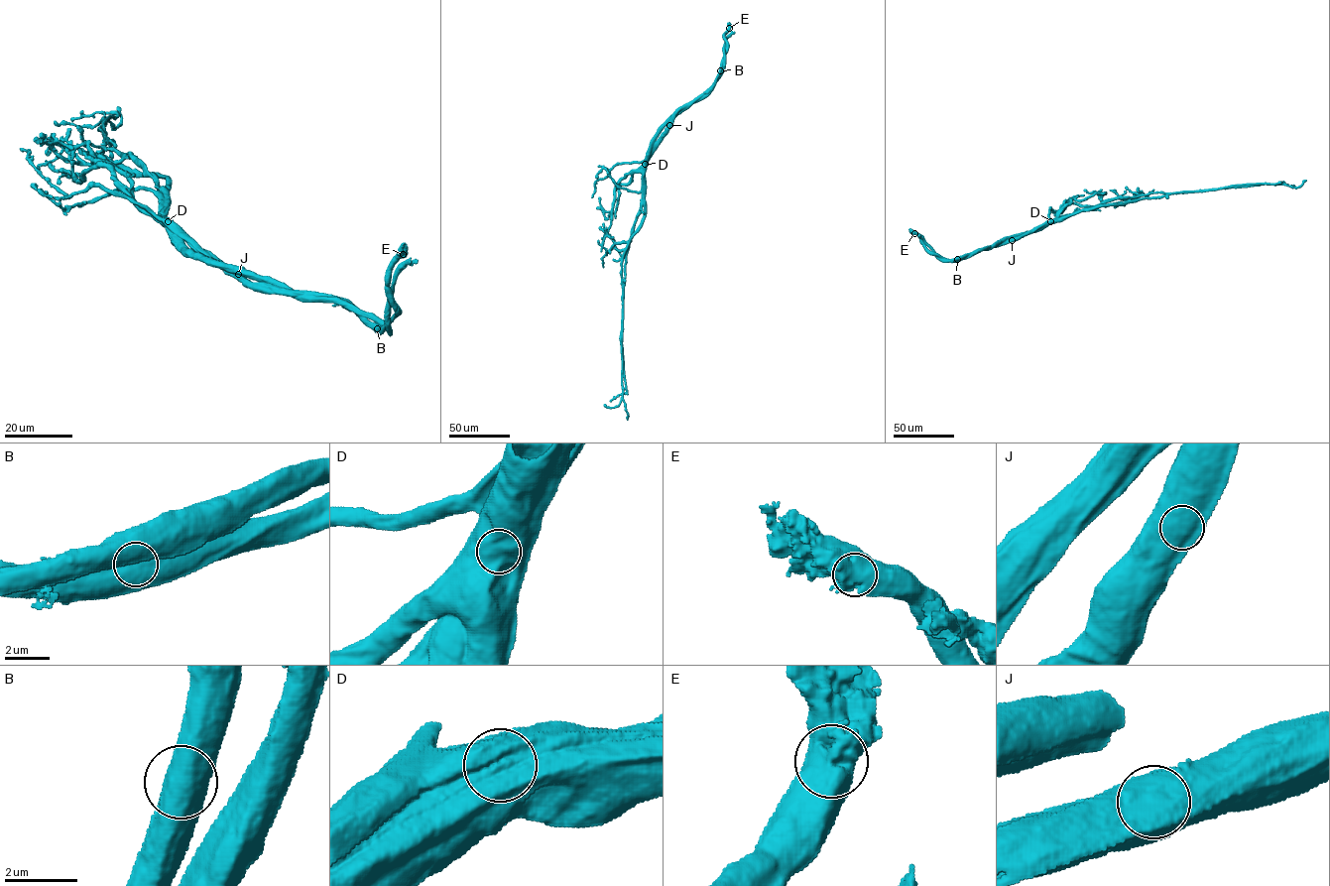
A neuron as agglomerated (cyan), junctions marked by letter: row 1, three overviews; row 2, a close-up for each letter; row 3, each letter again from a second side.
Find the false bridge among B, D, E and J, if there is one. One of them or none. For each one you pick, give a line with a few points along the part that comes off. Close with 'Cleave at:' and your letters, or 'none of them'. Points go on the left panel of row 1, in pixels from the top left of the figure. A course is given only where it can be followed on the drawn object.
D: course (168, 221), (164, 216), (165, 194), (159, 185), (106, 138), (104, 123), (117, 115), (93, 112), (70, 119)
Cleave at: D

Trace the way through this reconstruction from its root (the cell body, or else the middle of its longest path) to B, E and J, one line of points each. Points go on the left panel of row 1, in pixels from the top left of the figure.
B: (177, 240), (191, 254), (268, 277), (277, 286), (291, 291), (313, 292), (320, 298), (335, 298), (377, 328)
E: (177, 240), (191, 254), (268, 277), (291, 291), (342, 301), (376, 329), (396, 313), (389, 270), (403, 254)
J: (177, 240), (188, 240), (197, 250), (238, 274)

